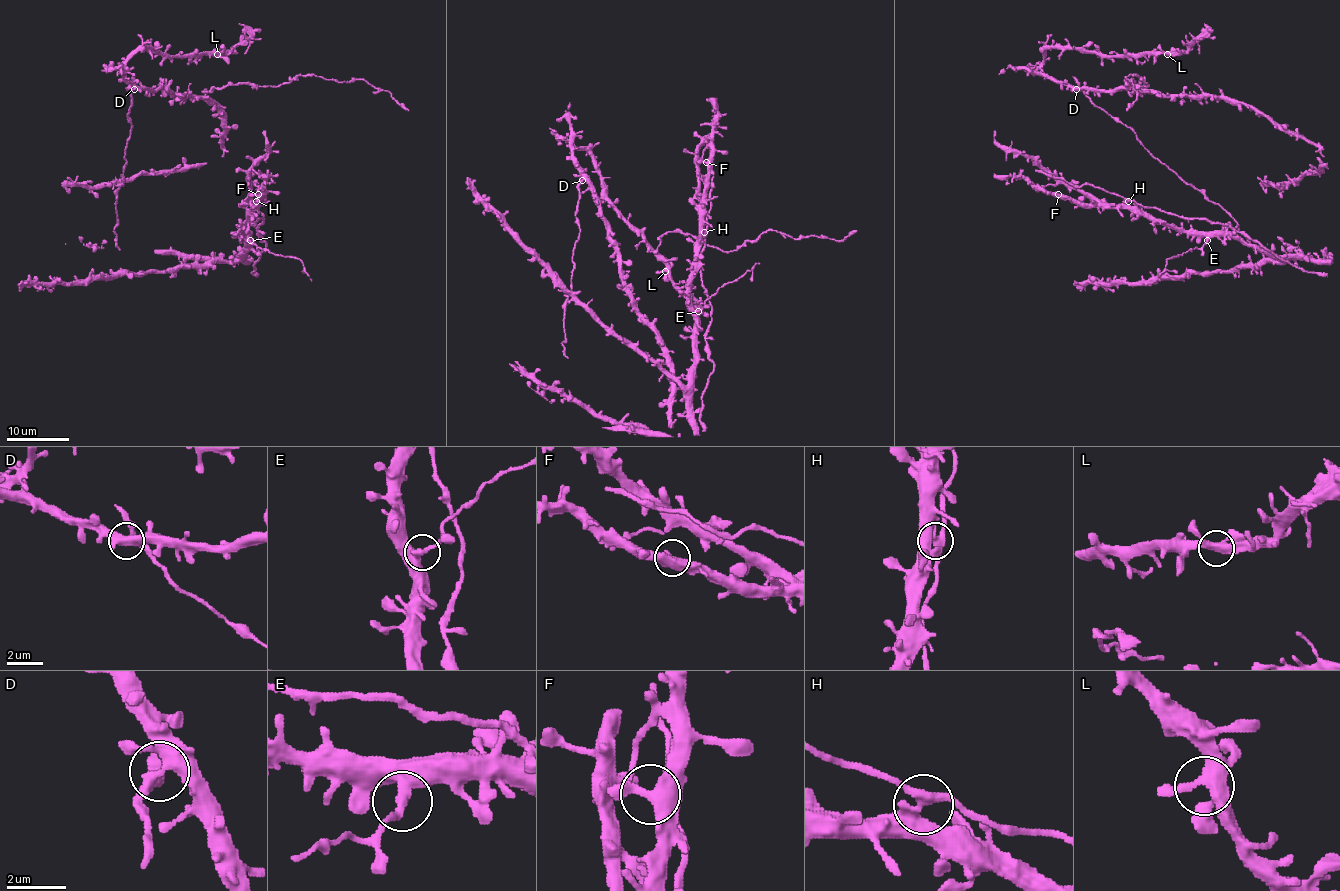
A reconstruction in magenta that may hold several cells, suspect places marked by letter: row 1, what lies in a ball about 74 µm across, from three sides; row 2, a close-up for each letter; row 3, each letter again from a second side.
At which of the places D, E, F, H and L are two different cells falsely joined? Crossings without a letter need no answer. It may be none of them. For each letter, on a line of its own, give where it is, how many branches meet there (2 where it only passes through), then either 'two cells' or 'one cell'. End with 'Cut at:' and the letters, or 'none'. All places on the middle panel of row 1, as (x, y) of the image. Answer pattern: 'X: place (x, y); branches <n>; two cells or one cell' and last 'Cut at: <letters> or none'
D: place (582, 180); branches 6; two cells
E: place (698, 311); branches 2; two cells
F: place (706, 162); branches 3; one cell
H: place (704, 232); branches 3; two cells
L: place (665, 271); branches 5; one cell
Cut at: D, E, H

